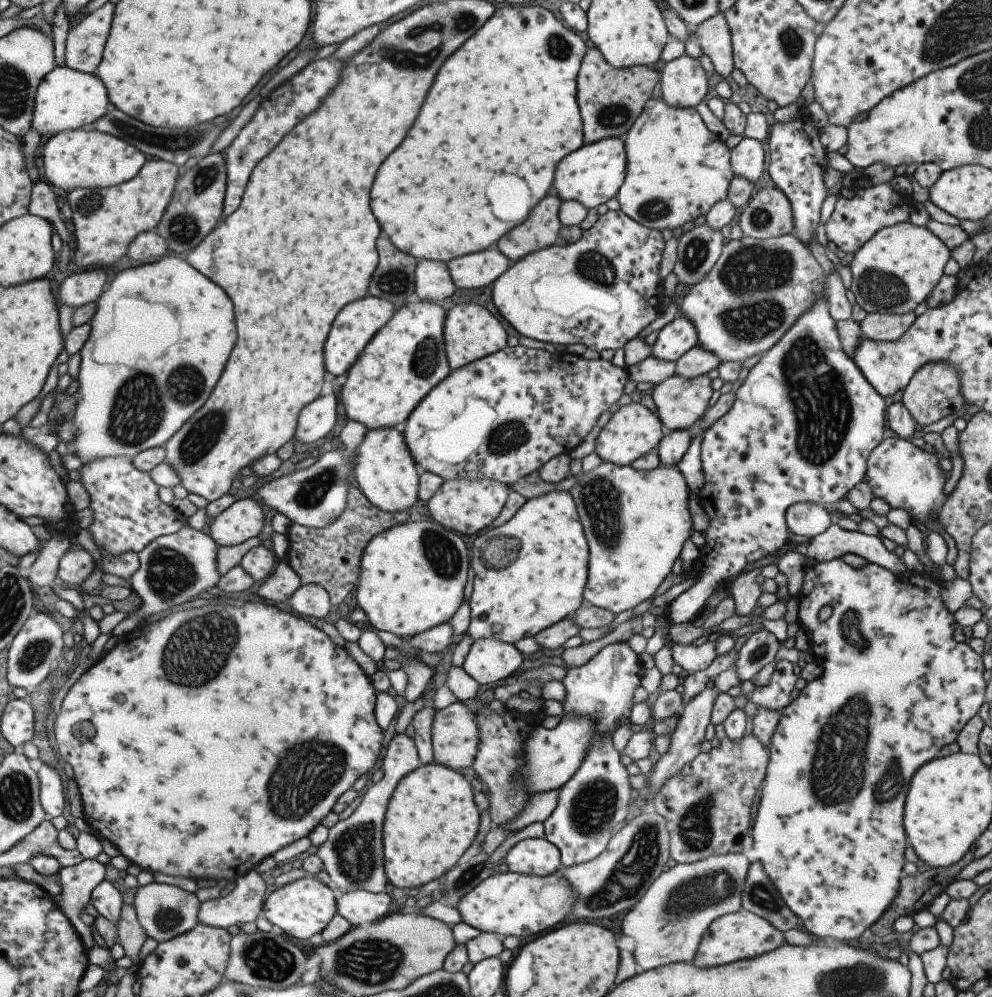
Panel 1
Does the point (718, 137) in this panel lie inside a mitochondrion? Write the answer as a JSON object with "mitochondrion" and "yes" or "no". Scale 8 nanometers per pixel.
{"mitochondrion":"no"}

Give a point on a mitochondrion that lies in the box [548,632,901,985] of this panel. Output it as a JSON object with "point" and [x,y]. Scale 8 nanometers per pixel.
{"point":[631,873]}

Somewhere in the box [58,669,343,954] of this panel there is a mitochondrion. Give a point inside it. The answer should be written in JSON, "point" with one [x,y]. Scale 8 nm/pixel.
{"point":[166,918]}

